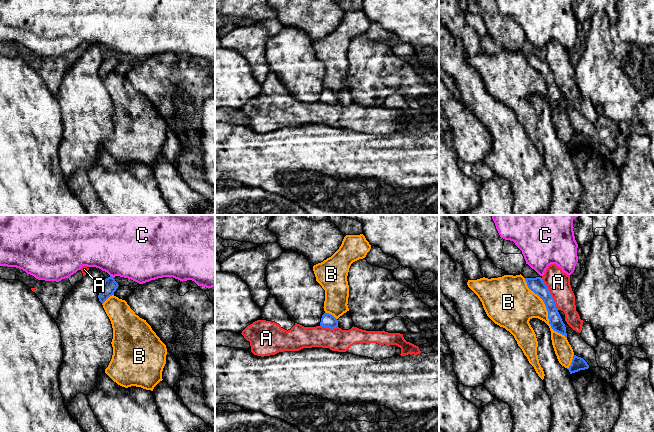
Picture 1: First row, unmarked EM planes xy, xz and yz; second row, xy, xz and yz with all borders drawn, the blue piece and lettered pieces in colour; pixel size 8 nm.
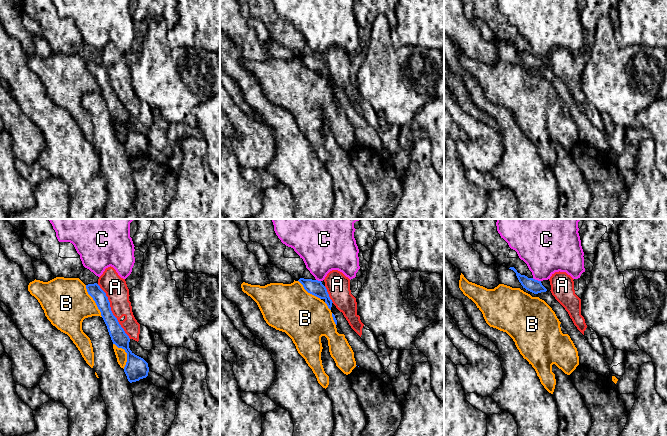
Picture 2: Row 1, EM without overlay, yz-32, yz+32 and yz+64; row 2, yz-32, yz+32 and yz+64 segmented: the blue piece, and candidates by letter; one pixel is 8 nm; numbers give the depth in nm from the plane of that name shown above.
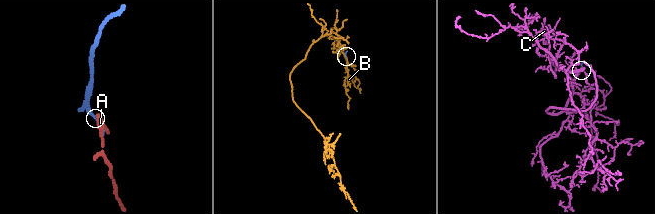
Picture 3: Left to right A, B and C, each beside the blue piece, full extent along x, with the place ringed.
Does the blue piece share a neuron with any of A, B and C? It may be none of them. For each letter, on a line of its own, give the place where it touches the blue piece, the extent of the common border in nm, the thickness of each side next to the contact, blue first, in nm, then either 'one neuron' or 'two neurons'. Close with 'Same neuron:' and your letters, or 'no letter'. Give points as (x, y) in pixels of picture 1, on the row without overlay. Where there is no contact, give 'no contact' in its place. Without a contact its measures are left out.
A: yz (550, 70) | 300 nm | 120/190 nm | two neurons
B: yz (547, 86) | 600 nm | 120/320 nm | two neurons
C: xy (111, 52) | 40 nm | 110/440 nm | two neurons
Same neuron: no letter

